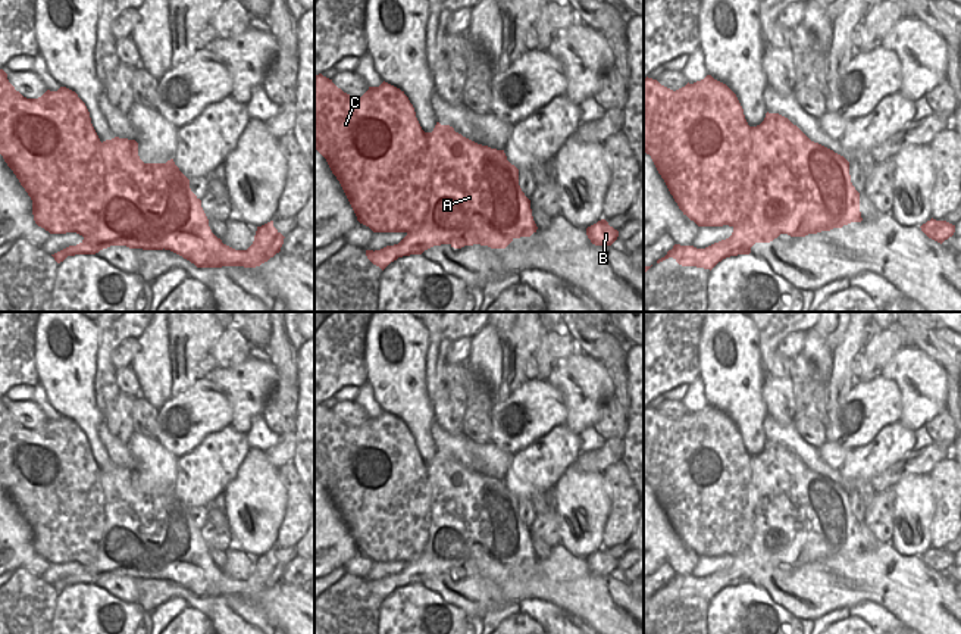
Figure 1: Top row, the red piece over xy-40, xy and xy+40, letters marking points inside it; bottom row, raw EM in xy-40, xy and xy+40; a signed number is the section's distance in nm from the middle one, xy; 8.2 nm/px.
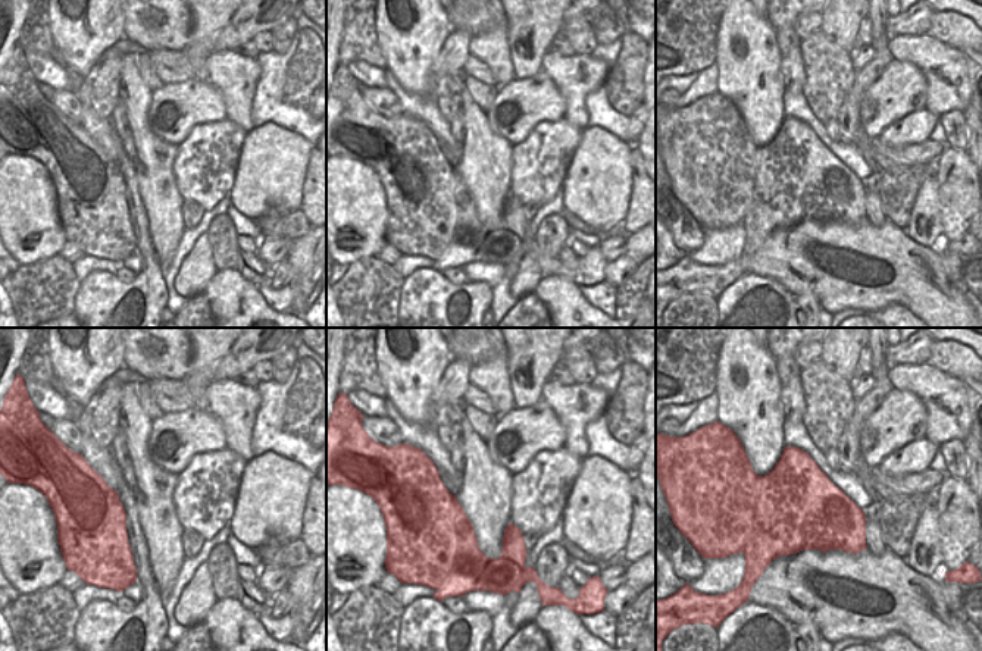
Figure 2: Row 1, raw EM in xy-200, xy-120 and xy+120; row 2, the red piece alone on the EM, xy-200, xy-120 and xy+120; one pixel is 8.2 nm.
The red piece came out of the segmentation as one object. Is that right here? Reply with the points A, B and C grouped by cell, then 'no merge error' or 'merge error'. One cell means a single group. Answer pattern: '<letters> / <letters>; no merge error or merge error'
A B / C; merge error

